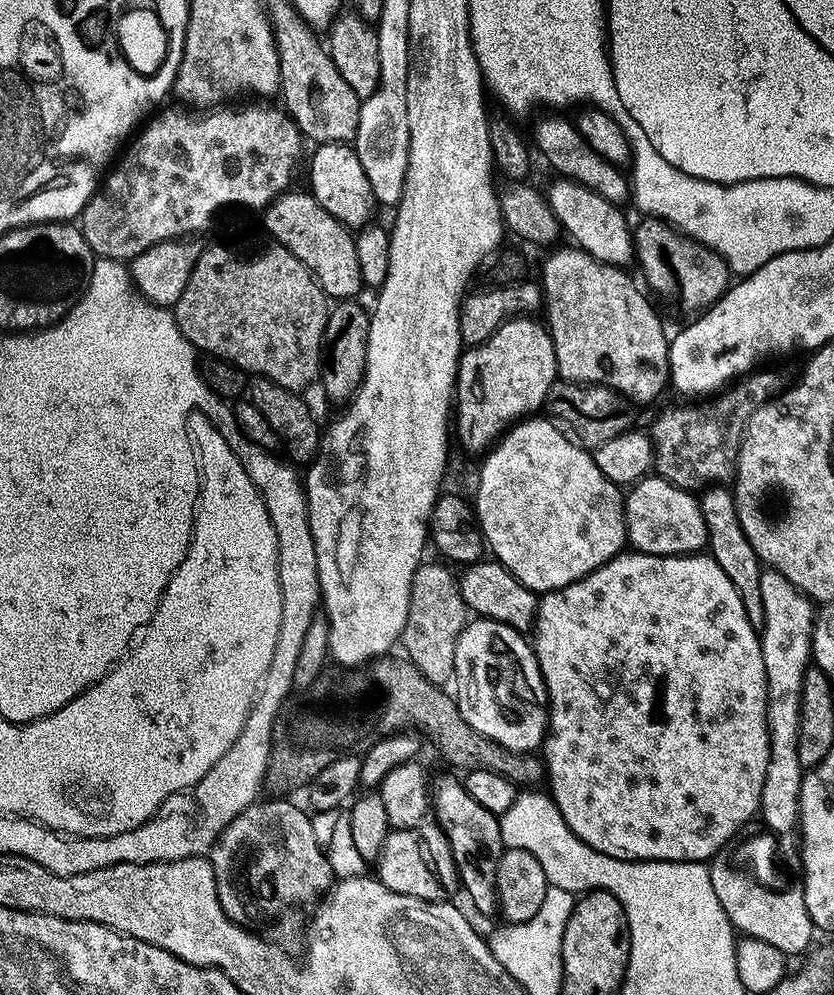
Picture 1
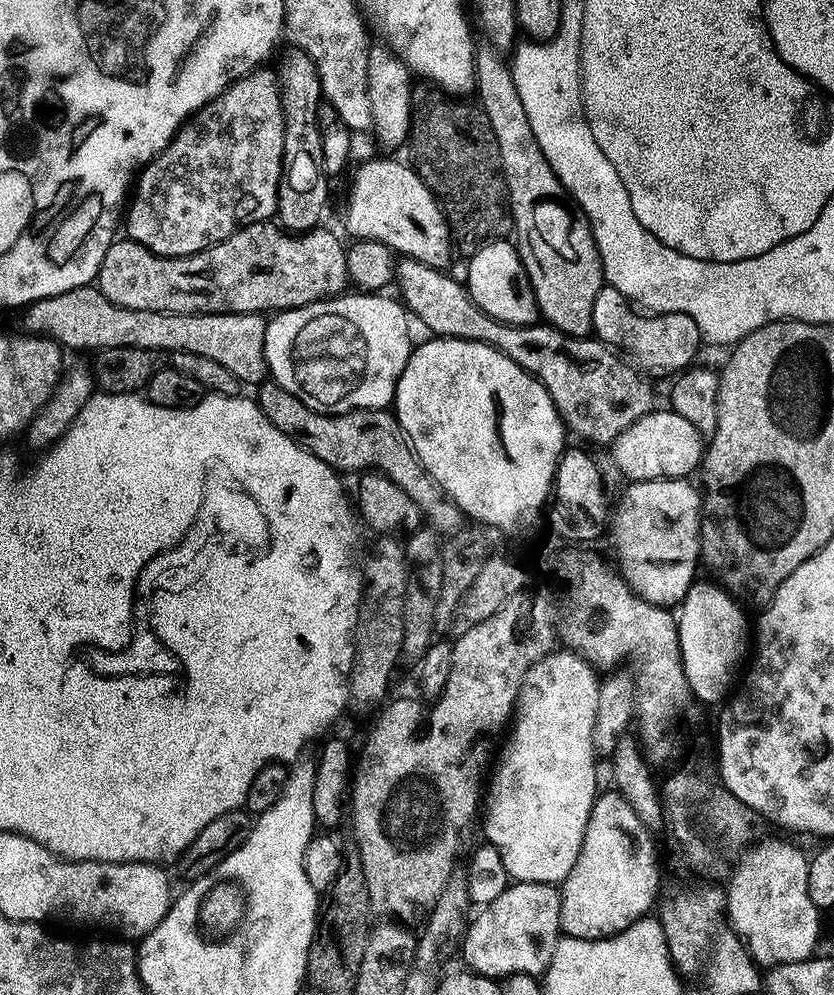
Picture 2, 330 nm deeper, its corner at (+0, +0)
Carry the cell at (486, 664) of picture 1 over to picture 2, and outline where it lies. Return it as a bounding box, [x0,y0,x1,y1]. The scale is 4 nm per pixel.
[484,650,601,885]

